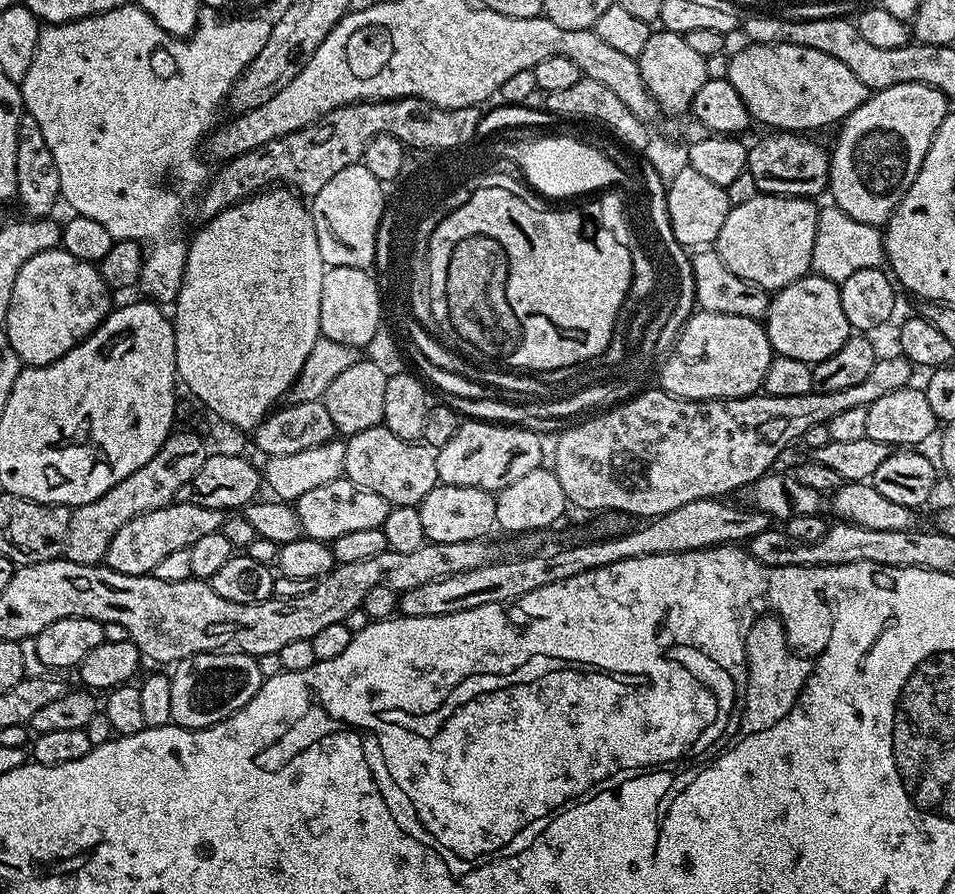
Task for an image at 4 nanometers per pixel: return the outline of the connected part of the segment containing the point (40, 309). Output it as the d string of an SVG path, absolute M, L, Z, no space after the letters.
M59 247L34 254L14 278L6 321L10 346L14 346L25 365L41 368L54 363L108 317L114 307L111 295L97 265L74 258L74 254Z

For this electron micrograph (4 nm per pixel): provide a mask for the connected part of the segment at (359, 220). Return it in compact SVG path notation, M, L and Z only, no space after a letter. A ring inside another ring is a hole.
M361 162L338 170L316 196L311 197L310 211L318 234L318 250L328 268L350 266L371 269L376 262L376 235L383 216L382 181L374 178Z

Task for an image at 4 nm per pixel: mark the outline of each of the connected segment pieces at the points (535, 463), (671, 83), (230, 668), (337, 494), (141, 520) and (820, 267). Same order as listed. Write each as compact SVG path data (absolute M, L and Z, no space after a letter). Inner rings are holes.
M469 419L461 423L458 434L454 434L454 438L436 452L438 481L481 488L495 494L545 463L546 448L544 452L544 444L540 440L543 440L541 433L533 432L527 426Z
M653 31L652 37L646 42L642 54L638 58L642 82L646 90L660 105L661 113L687 113L694 102L694 94L702 90L708 79L707 62L702 54L698 54L686 43L686 38L679 32Z
M203 652L171 669L170 714L180 728L209 728L230 718L258 694L265 679L256 657L245 652Z
M341 478L302 494L302 498L294 502L294 507L300 531L307 539L331 542L334 538L342 538L342 534L351 534L354 530L383 528L390 506L386 498L374 494L374 490L360 488L354 482Z
M179 502L170 503L158 510L143 512L142 515L126 522L126 526L122 526L122 530L118 530L114 538L110 538L110 546L106 550L103 563L118 574L149 575L154 566L158 566L158 562L163 562L169 554L174 554L174 550L189 549L194 546L198 538L221 531L225 517L225 513L219 508Z
M835 206L821 207L816 214L816 233L812 251L811 271L827 280L841 281L858 274L858 270L879 268L885 263L884 233L877 225L854 222Z

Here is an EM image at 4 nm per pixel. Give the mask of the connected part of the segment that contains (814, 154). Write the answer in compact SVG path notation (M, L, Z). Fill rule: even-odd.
M773 131L772 136L764 136L748 150L746 171L754 178L757 193L766 196L802 196L817 198L825 195L830 174L830 152L813 137L798 132Z

